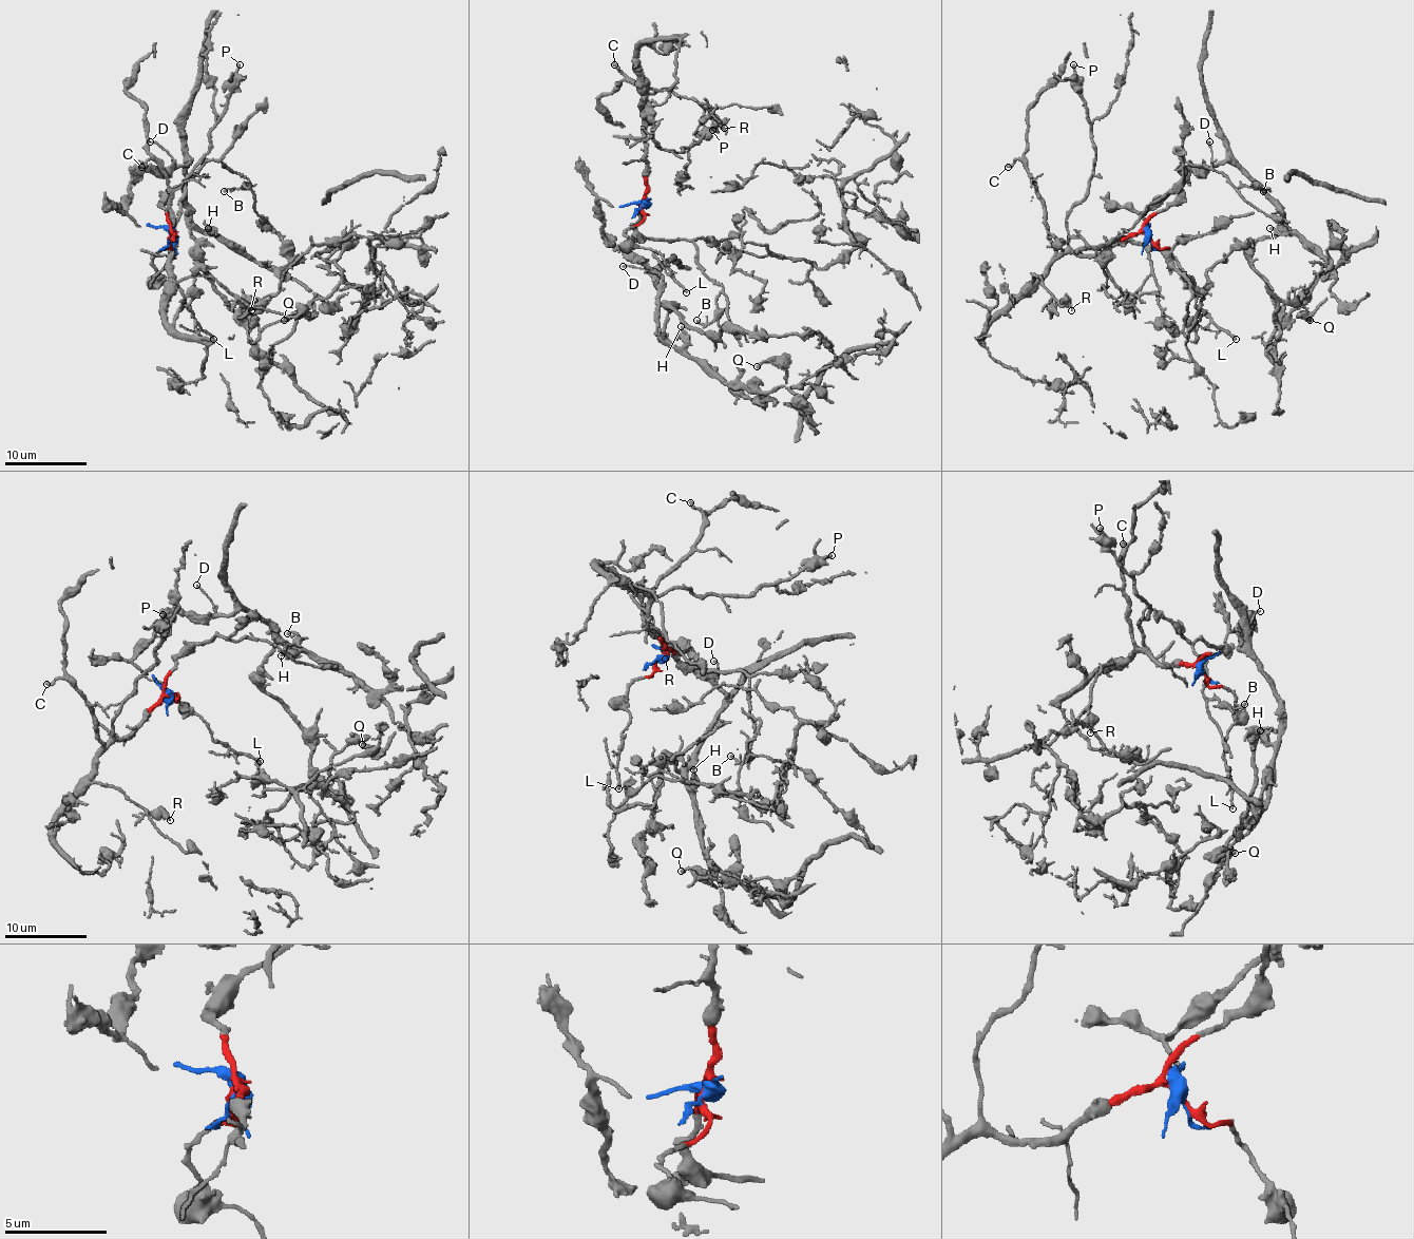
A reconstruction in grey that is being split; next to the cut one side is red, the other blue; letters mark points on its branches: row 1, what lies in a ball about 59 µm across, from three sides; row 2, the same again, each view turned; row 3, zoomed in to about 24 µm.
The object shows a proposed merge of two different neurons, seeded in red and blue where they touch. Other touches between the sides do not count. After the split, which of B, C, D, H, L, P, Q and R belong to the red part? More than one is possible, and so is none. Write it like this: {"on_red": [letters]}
{"on_red": ["B", "C", "L", "P", "R"]}

